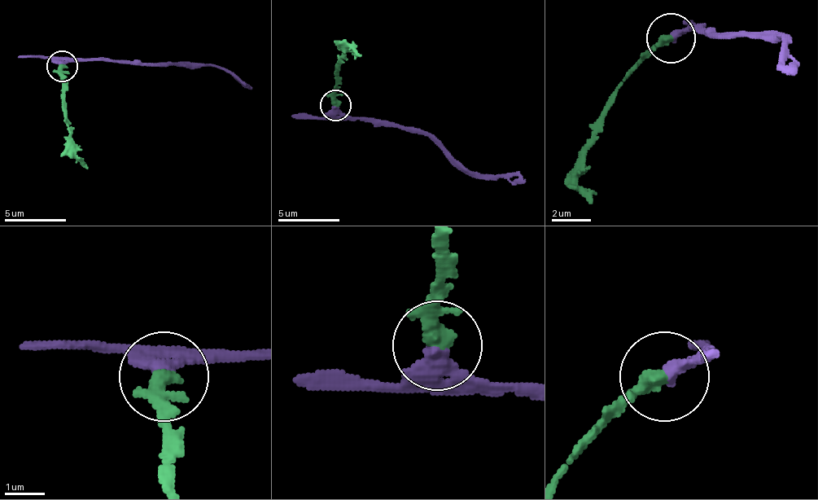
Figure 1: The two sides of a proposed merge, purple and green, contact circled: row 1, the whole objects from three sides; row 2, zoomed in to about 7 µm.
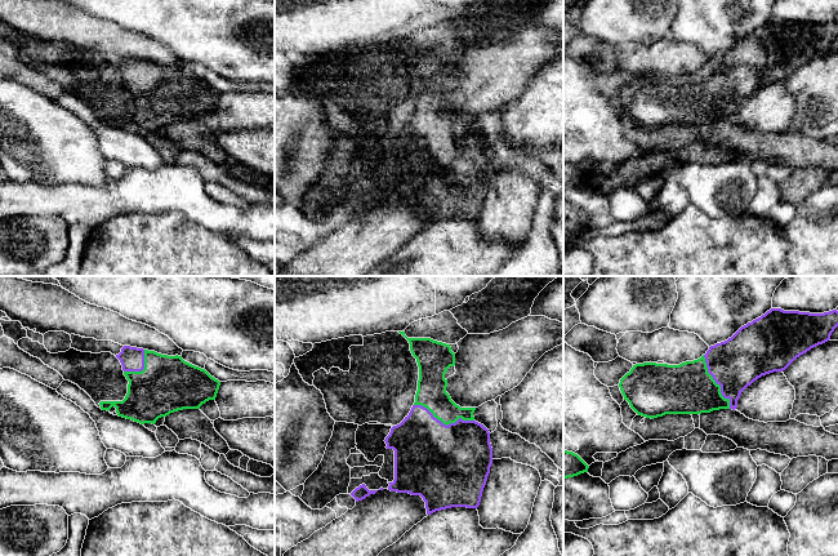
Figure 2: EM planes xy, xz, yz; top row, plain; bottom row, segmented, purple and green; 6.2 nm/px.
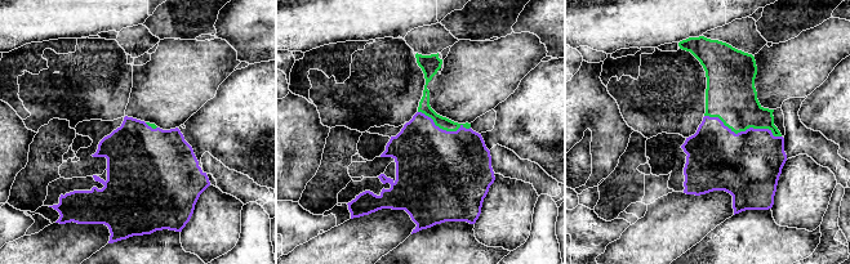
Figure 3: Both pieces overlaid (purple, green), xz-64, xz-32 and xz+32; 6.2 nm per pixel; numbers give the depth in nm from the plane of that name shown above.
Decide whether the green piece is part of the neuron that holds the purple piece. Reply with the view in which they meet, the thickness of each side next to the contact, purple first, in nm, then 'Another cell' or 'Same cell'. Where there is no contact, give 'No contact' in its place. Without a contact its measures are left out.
Touches purple in xz. Thickness 480 nm (purple) against 180 nm. Same cell

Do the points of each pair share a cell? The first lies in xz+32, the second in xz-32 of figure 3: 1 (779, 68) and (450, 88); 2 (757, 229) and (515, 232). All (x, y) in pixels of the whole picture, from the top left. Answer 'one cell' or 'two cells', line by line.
1: one cell
2: two cells

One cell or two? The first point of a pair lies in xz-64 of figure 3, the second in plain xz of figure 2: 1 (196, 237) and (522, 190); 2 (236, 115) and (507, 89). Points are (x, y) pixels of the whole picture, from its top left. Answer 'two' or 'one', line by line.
1: one
2: two

